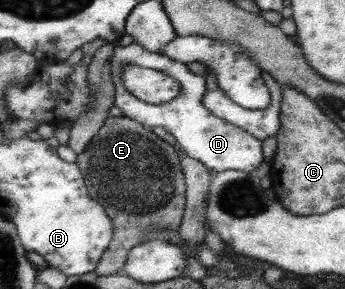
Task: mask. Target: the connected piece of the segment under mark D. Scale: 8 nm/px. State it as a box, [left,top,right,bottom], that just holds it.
[113,44,264,173]

